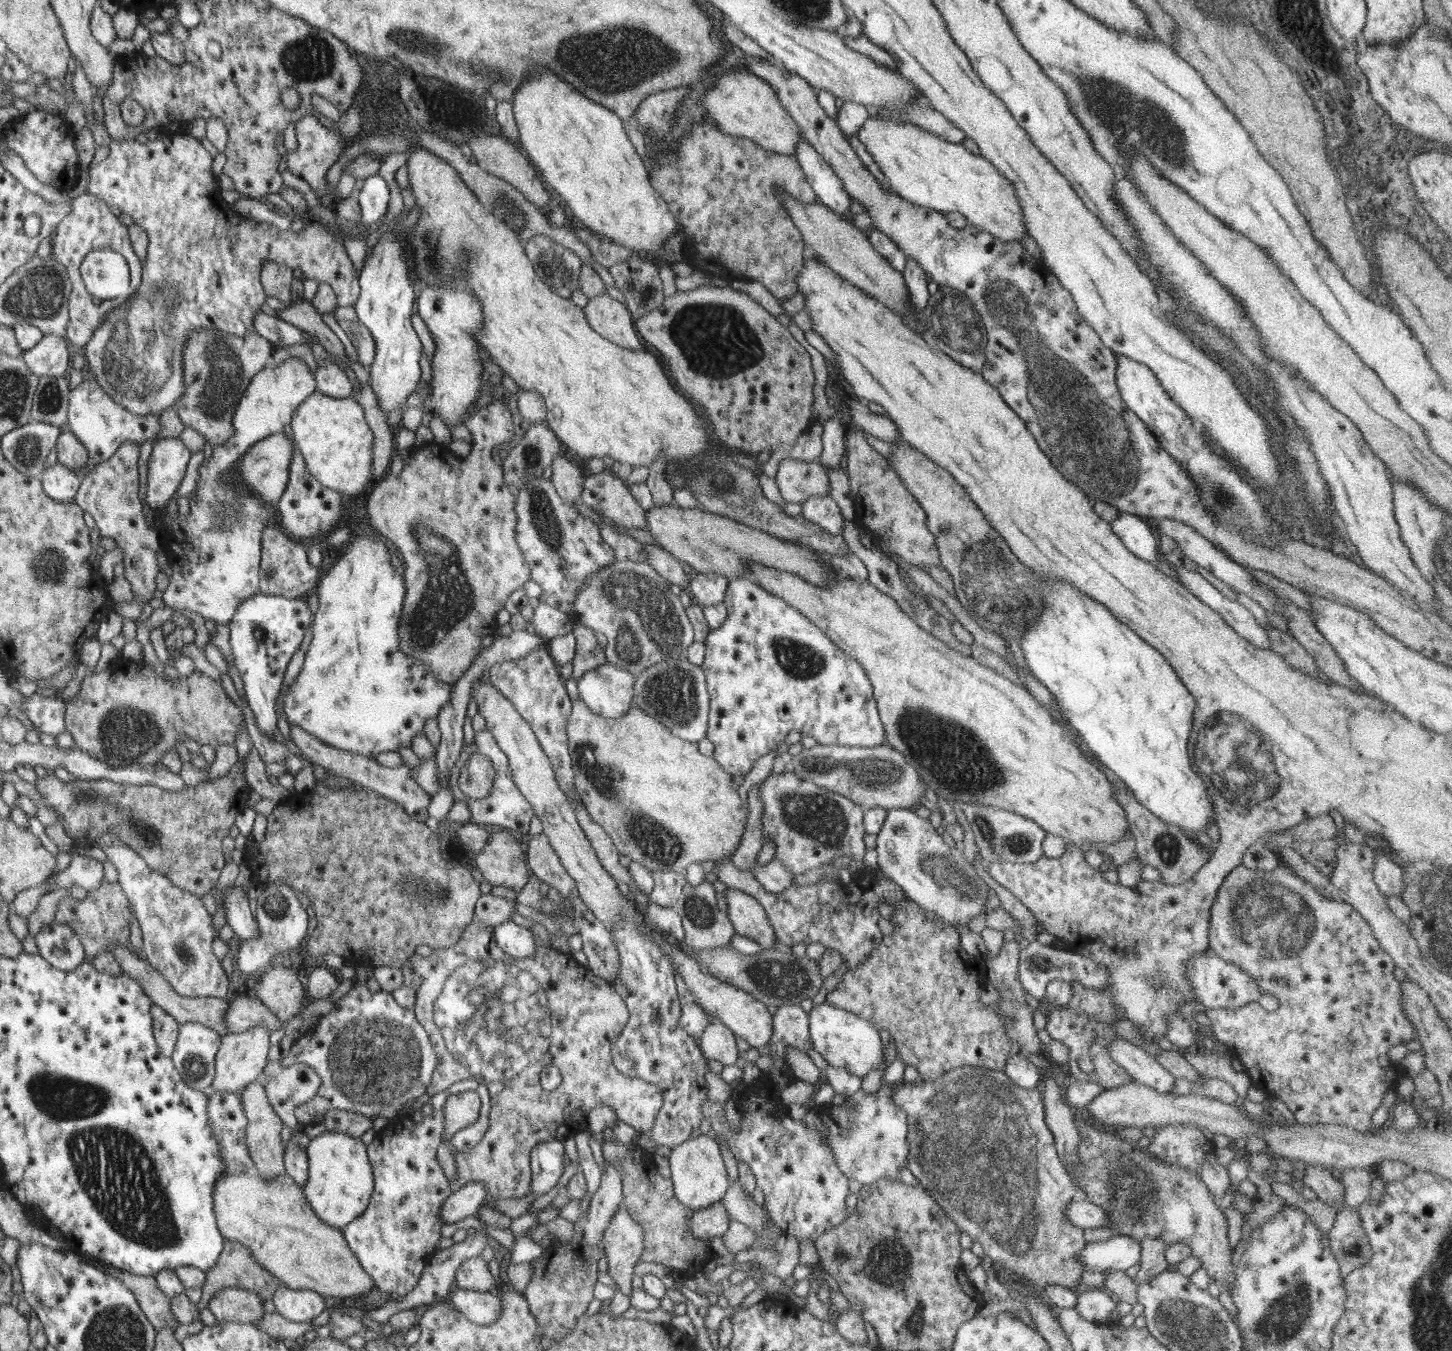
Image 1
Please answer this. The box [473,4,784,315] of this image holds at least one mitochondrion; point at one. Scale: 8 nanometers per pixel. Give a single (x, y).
(628, 56)

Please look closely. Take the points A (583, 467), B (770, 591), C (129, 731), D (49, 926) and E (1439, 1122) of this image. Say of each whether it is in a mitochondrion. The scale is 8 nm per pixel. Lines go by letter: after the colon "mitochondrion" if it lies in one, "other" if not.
A: other
B: other
C: mitochondrion
D: other
E: other

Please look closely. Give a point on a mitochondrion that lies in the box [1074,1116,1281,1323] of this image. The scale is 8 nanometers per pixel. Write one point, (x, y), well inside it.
(1138, 1197)

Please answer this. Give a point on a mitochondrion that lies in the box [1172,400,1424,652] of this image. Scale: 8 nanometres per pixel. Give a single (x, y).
(1222, 497)

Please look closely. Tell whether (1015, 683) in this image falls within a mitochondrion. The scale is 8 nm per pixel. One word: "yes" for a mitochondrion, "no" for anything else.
no

